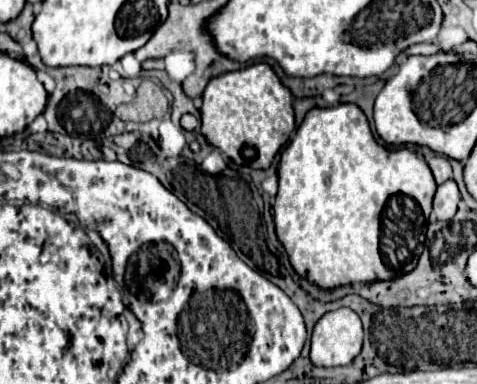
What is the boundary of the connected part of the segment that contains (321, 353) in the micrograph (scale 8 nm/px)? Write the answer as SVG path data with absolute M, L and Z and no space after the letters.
M350 308L326 312L312 330L310 360L314 366L350 364L362 350L362 322Z

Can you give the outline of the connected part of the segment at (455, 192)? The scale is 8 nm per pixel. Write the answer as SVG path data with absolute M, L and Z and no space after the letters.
M446 180L444 184L438 186L438 190L434 194L432 212L436 214L438 220L450 220L456 214L458 200L460 200L460 190L458 190L456 182L454 180Z

